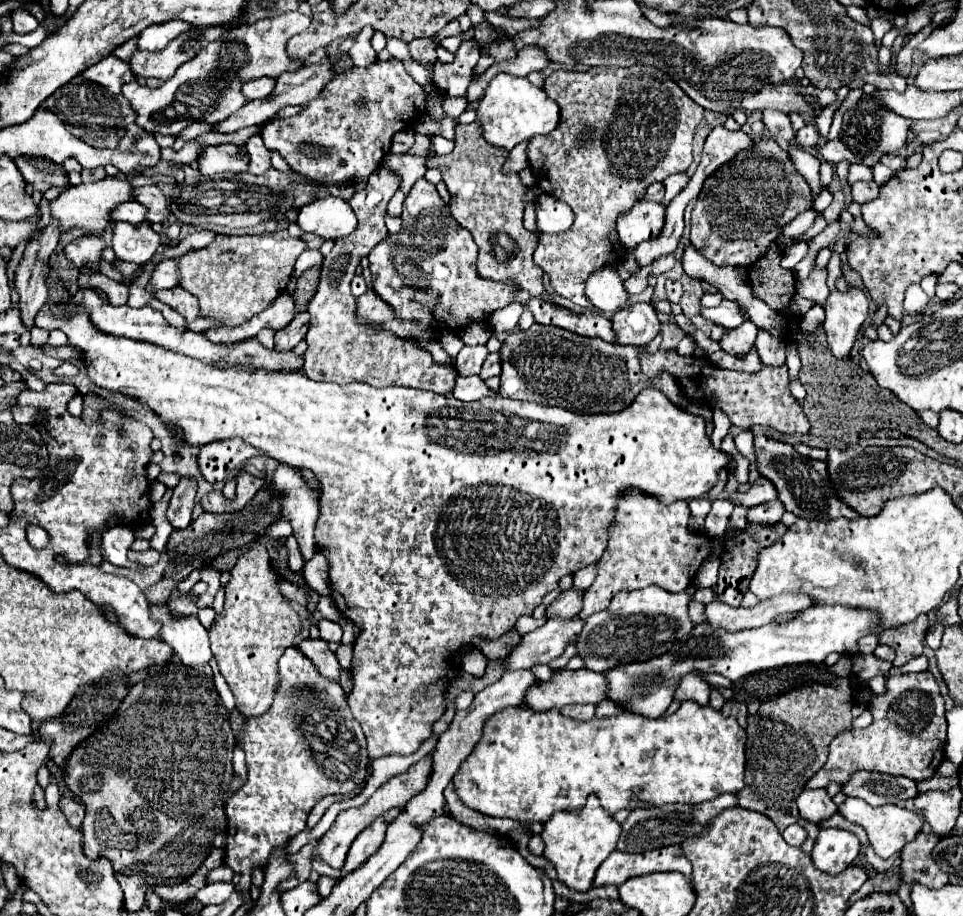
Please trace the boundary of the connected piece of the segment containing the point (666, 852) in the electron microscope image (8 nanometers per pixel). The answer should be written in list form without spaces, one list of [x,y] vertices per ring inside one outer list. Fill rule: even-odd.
[[[668,846],[662,850],[650,850],[642,854],[618,852],[614,850],[598,868],[598,876],[594,878],[594,888],[600,886],[618,886],[626,882],[630,876],[642,876],[652,872],[680,872],[688,880],[692,880],[690,860],[684,856],[680,846]]]

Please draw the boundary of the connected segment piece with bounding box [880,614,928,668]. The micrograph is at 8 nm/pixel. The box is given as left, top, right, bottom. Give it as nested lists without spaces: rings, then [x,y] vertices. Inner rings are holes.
[[[922,614],[914,622],[906,624],[906,626],[898,626],[894,630],[886,630],[880,636],[880,642],[888,644],[896,652],[896,658],[892,662],[894,668],[900,668],[906,662],[910,662],[912,658],[922,654],[926,630],[928,630],[928,616]]]

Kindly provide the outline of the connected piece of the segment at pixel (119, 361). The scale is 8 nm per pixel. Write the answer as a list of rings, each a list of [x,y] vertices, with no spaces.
[[[48,272],[50,282],[50,302],[42,306],[36,314],[34,324],[44,330],[60,328],[68,336],[68,344],[82,348],[86,354],[88,378],[108,390],[120,390],[128,396],[140,398],[150,410],[154,410],[162,422],[170,422],[186,432],[184,440],[190,446],[204,446],[208,442],[226,440],[226,438],[242,438],[246,444],[258,448],[262,454],[296,466],[308,468],[316,474],[322,484],[322,518],[316,526],[316,544],[318,550],[326,556],[330,564],[330,590],[338,610],[344,618],[352,620],[360,628],[360,636],[354,644],[352,658],[352,678],[354,688],[348,694],[350,708],[354,718],[362,724],[362,730],[368,740],[370,758],[382,758],[390,754],[408,756],[414,754],[430,736],[432,724],[444,714],[446,702],[444,692],[448,682],[456,677],[456,668],[460,666],[460,654],[470,650],[472,636],[484,638],[500,638],[506,630],[514,628],[518,616],[532,614],[532,610],[542,602],[544,594],[556,588],[558,580],[566,574],[574,574],[580,568],[594,564],[600,560],[606,548],[606,534],[610,524],[614,522],[614,496],[624,488],[638,488],[650,496],[656,496],[660,502],[670,504],[674,500],[692,500],[702,498],[708,490],[718,482],[718,470],[728,468],[730,454],[716,450],[712,440],[706,436],[706,420],[702,416],[690,414],[688,410],[672,404],[660,390],[644,388],[634,402],[616,412],[616,414],[578,414],[572,410],[544,406],[536,402],[522,402],[512,398],[502,398],[500,394],[480,398],[476,402],[462,402],[456,398],[446,398],[434,394],[430,390],[418,390],[408,386],[386,386],[374,388],[368,382],[352,382],[352,384],[334,384],[334,382],[316,382],[300,372],[270,372],[270,370],[254,370],[246,372],[242,368],[216,368],[212,364],[202,364],[200,360],[192,360],[172,350],[162,350],[160,346],[150,346],[148,342],[134,342],[130,338],[118,338],[110,334],[102,334],[90,326],[90,318],[80,310],[74,316],[56,316],[50,306],[58,302],[72,302],[70,294],[58,282],[54,272]]]

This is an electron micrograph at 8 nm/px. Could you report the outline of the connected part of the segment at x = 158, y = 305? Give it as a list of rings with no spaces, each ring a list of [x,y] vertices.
[[[154,300],[150,306],[152,306],[152,308],[156,308],[156,310],[160,310],[160,312],[164,314],[164,318],[166,318],[174,328],[178,328],[178,330],[182,330],[182,332],[188,332],[188,328],[186,328],[186,320],[184,320],[182,316],[178,316],[174,310],[170,310],[164,302]]]

